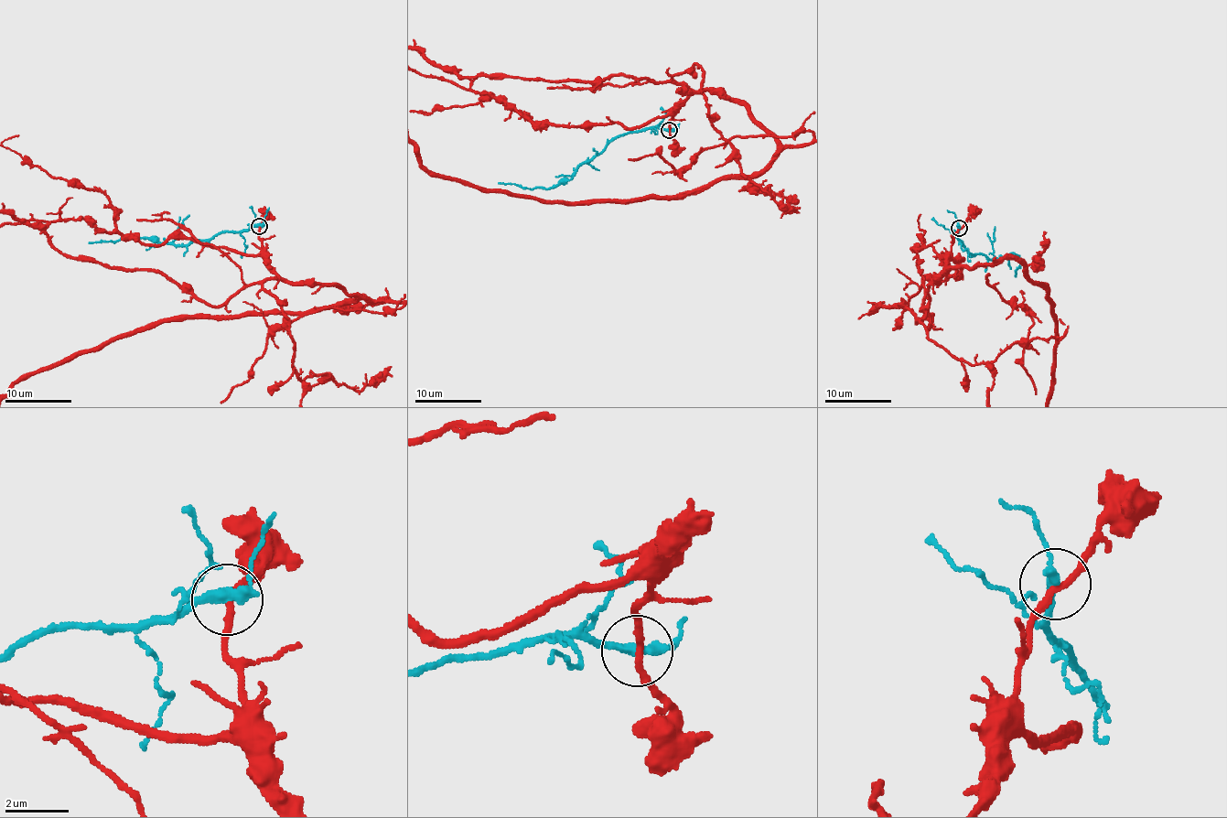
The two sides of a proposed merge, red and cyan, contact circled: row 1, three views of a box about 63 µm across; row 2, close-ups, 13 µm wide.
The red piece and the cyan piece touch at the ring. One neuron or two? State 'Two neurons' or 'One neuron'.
Two neurons

